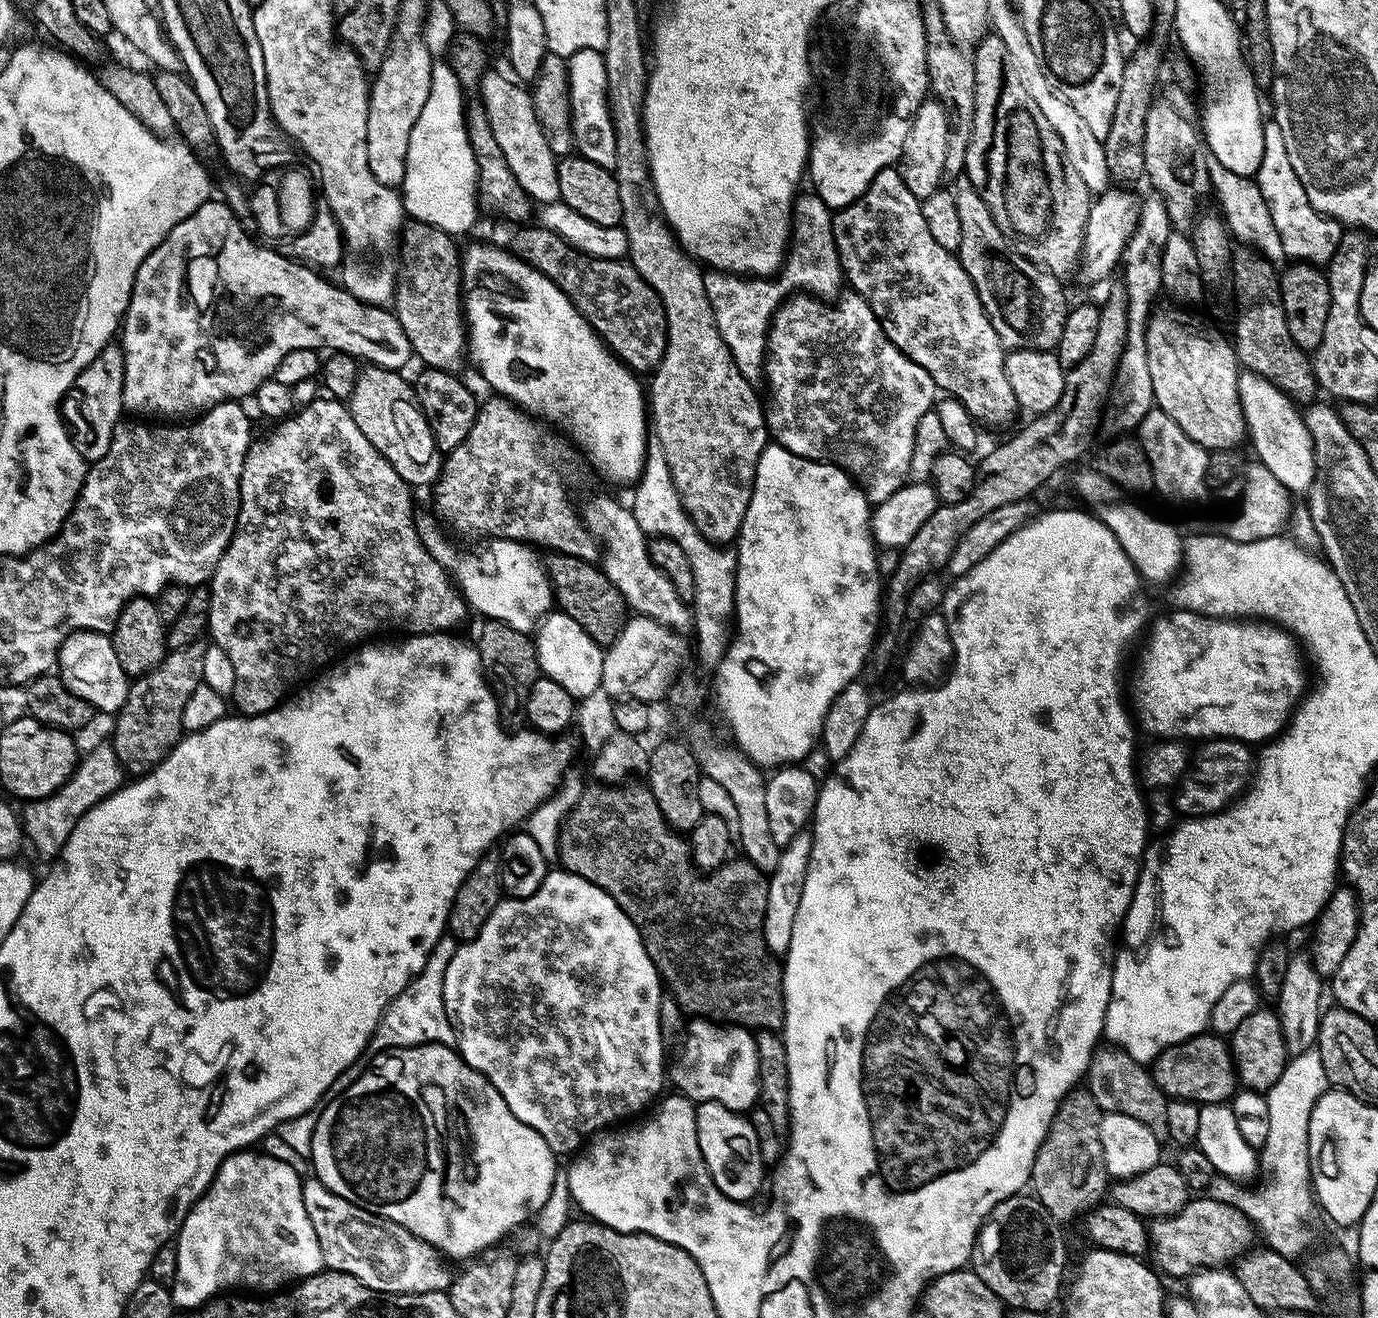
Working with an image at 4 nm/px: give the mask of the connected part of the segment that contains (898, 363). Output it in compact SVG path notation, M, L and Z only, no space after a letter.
M848 290L843 293L835 302L821 302L815 295L812 294L793 294L788 297L787 300L781 304L779 310L772 316L772 324L768 327L768 351L767 355L770 357L765 359L763 375L768 376L768 382L772 388L772 397L766 400L766 419L768 421L768 430L771 439L775 443L780 444L786 450L790 450L794 454L798 454L802 458L807 460L823 460L830 464L836 464L838 467L844 469L861 488L864 489L864 494L868 498L869 505L875 506L886 502L886 498L890 498L890 494L894 494L899 488L903 488L905 484L910 480L910 458L914 454L914 438L916 437L916 431L918 430L918 422L922 422L922 414L933 411L934 405L938 400L938 389L934 378L930 378L930 374L926 374L926 370L922 370L922 366L918 366L918 362L914 362L910 358L906 358L906 354L902 354L898 350L898 346L894 346L894 342L890 342L890 338L886 338L886 334L882 330L882 326L878 322L878 318L874 314L874 310L870 310L868 303L863 300L859 294L854 291Z

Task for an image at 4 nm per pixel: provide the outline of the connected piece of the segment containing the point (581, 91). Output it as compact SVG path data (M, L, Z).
M578 50L578 54L567 57L568 62L568 111L572 114L572 138L574 148L579 155L590 162L598 162L598 166L615 169L616 151L614 150L614 126L608 109L606 94L606 66L601 53L594 50Z

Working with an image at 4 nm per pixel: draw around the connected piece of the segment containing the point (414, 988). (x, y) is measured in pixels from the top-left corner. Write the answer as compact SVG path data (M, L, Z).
M441 936L424 969L404 987L404 992L398 994L398 998L394 998L384 1011L368 1042L369 1053L386 1052L390 1048L413 1048L415 1044L456 1044L456 1027L452 1025L452 1019L446 1014L444 1005L444 979L446 966L450 966L450 958L454 958L457 947L455 936Z

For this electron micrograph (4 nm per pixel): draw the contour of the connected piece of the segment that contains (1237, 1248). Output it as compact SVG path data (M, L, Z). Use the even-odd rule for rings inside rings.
M1204 1198L1189 1199L1184 1209L1172 1217L1153 1219L1147 1229L1151 1255L1156 1255L1155 1267L1165 1277L1187 1277L1193 1270L1231 1265L1253 1251L1252 1243L1258 1240L1252 1221L1237 1208L1211 1198L1200 1199Z

